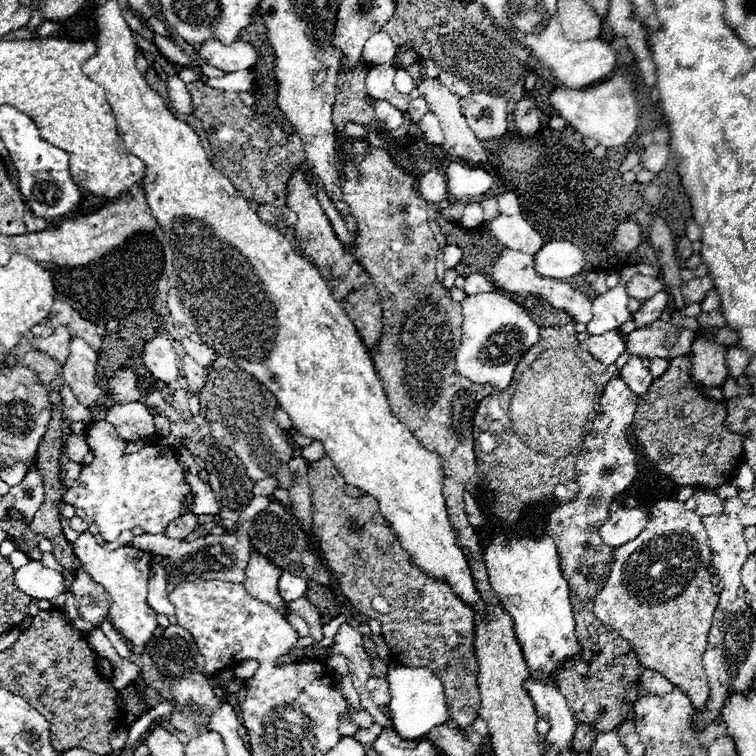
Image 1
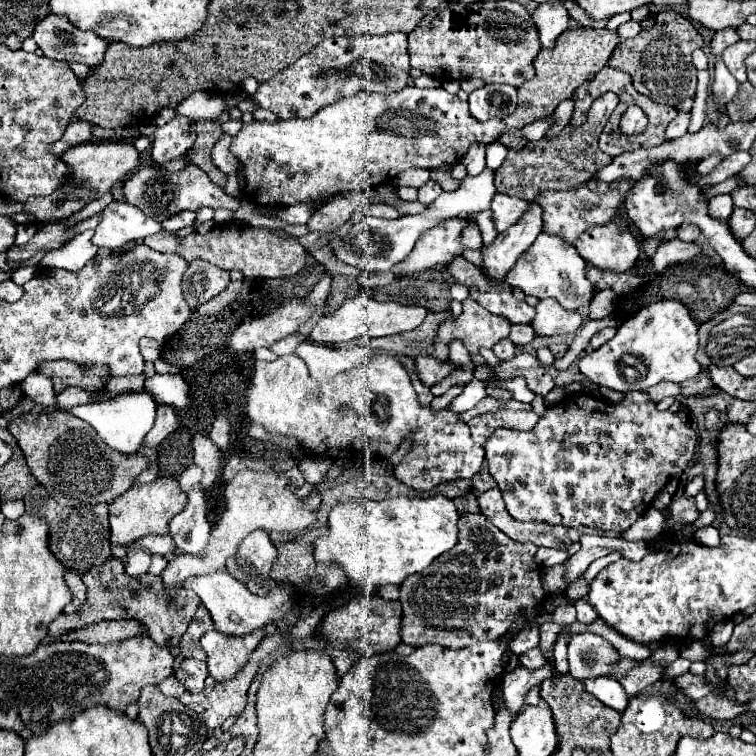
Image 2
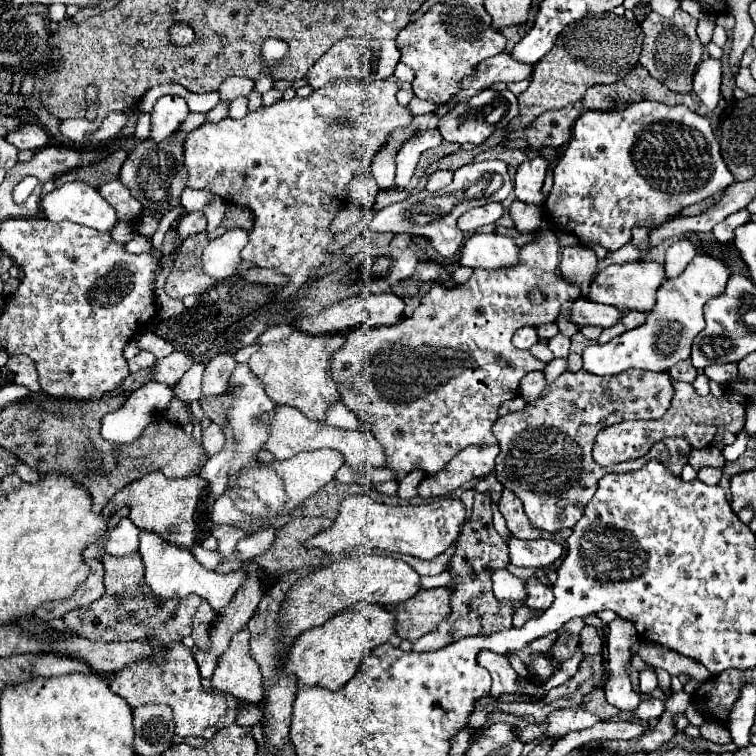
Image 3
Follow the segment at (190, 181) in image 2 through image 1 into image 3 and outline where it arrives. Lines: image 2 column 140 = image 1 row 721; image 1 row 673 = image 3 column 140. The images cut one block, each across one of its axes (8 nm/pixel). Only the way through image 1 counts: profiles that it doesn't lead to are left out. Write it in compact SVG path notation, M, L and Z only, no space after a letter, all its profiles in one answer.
M188 114L188 118L182 122L178 132L168 136L164 142L154 142L152 138L146 138L134 146L134 150L128 152L126 162L120 168L118 180L132 192L132 196L146 208L156 214L164 214L170 208L180 204L180 192L186 188L184 178L188 176L182 164L184 156L184 134L202 126L206 122L206 114Z

